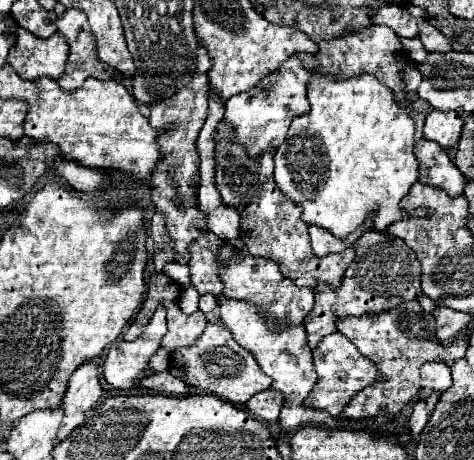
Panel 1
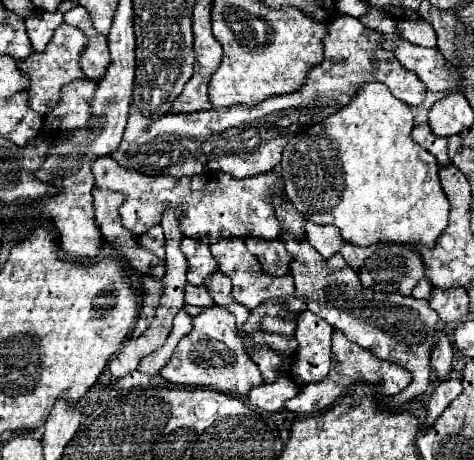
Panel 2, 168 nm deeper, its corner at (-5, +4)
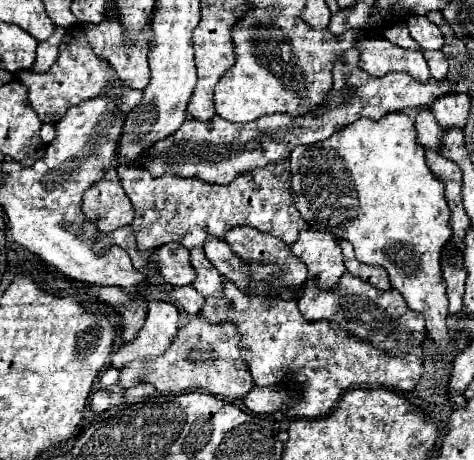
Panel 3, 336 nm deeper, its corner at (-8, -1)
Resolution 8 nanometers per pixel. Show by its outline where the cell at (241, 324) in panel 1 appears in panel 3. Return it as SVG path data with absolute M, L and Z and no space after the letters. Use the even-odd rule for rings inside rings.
M202 248L190 250L190 260L196 270L196 280L192 282L192 286L202 296L220 296L220 292L224 290L222 276L220 276L220 272L216 272L216 268L212 268L208 258L204 256L204 250Z

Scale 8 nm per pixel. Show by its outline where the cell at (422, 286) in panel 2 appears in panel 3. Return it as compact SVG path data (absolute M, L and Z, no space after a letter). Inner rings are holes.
M390 112L378 122L360 118L334 132L328 140L296 146L290 156L290 174L292 200L310 228L334 234L338 239L350 240L360 262L384 266L392 286L404 296L406 304L424 314L426 330L436 348L446 352L452 346L452 336L446 326L448 300L444 294L446 284L440 270L440 256L452 236L448 224L450 210L444 196L444 186L428 168L426 150L416 142L414 124L408 114Z

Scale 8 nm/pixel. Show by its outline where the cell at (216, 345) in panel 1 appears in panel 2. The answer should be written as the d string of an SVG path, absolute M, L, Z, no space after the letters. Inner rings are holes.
M219 305L203 309L193 317L193 329L179 341L169 363L159 371L159 375L173 385L187 387L209 387L221 393L247 395L253 387L263 383L259 367L249 359L243 349L243 341L237 333L235 317Z

